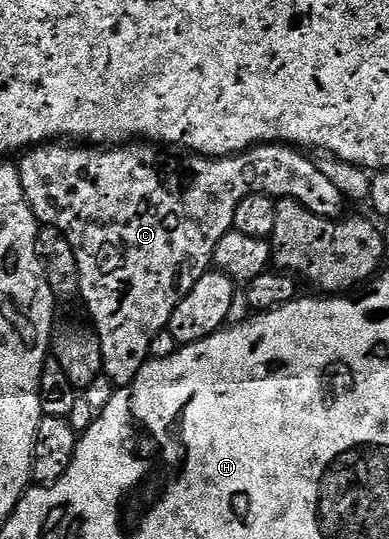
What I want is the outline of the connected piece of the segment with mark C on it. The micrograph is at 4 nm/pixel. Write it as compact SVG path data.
M49 142L27 149L19 157L21 160L18 160L22 190L30 210L41 225L57 228L70 242L70 246L74 250L74 258L78 258L79 299L84 300L85 306L88 307L88 312L92 315L93 320L91 323L101 340L102 358L104 359L103 375L111 378L113 384L117 386L134 382L138 370L142 370L142 366L150 359L150 342L154 342L154 338L158 338L158 334L167 329L178 302L182 302L182 298L186 298L186 294L190 294L190 290L194 290L194 282L198 282L198 278L202 278L202 274L213 267L214 250L220 239L228 232L233 231L234 210L238 210L238 202L242 202L242 198L246 198L251 192L264 192L275 201L293 200L298 202L302 206L306 206L306 210L310 210L314 215L324 216L328 220L345 215L346 201L342 190L338 190L338 186L333 186L327 180L326 174L322 174L322 170L316 168L316 160L313 157L308 157L311 155L287 144L257 144L254 148L237 152L235 156L221 156L219 158L188 154L185 155L185 160L160 160L159 150L161 151L152 142L124 142L119 146L105 147L103 150L96 146L77 146L72 142Z

